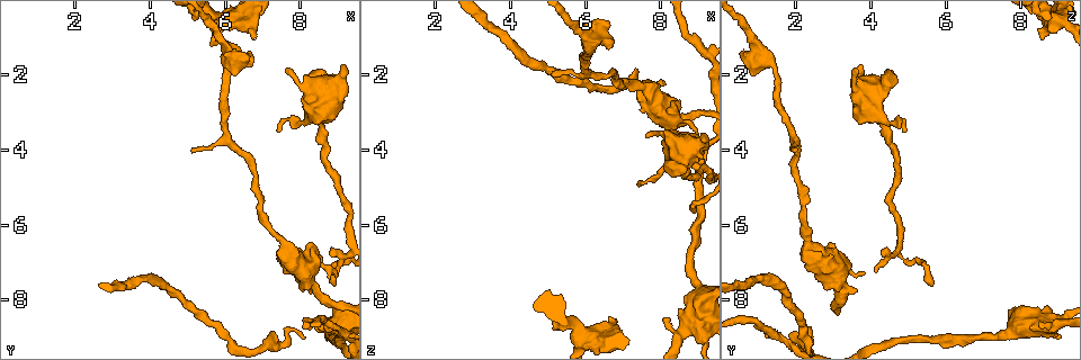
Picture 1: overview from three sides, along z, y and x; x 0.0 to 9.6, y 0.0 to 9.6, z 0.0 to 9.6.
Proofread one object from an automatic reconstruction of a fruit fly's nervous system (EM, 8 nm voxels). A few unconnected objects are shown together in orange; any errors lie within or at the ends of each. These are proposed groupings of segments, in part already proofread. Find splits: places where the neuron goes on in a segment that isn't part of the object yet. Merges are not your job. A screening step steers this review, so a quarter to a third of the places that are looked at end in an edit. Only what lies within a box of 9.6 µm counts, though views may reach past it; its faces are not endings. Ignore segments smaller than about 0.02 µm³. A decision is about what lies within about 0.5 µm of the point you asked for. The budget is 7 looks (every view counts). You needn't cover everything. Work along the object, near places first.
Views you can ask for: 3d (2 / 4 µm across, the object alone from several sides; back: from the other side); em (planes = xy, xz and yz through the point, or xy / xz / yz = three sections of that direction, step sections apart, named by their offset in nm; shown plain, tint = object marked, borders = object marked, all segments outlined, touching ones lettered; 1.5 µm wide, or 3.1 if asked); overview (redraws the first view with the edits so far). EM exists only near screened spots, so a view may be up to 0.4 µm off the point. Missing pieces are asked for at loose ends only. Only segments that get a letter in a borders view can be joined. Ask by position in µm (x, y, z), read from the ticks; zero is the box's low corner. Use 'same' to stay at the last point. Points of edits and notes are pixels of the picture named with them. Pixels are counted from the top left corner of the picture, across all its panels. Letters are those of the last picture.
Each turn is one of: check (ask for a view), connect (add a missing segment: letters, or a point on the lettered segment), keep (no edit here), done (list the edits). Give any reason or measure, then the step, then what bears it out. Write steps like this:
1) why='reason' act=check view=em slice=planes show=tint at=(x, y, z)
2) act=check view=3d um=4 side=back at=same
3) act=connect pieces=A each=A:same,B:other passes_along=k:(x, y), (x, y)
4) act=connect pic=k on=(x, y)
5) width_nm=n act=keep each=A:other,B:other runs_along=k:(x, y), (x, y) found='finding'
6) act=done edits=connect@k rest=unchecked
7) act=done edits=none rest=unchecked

why='thin end' act=check view=3d um=2 at=(7.35, 3.45, 4.90)

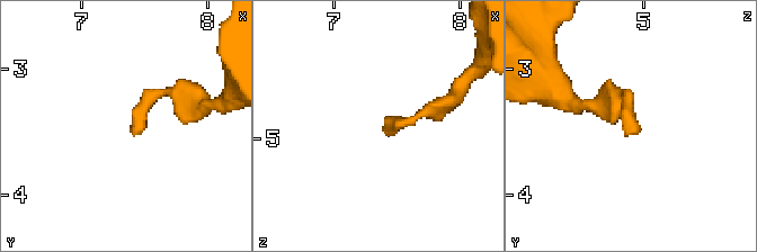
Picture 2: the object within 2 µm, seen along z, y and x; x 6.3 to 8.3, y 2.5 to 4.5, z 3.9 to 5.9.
act=check view=em slice=yz step=4 show=borders at=(7.36, 3.48, 4.90)

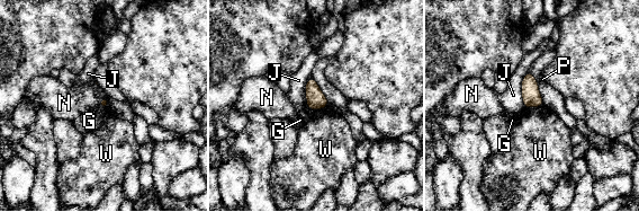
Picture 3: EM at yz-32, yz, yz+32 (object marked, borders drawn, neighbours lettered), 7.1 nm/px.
act=check view=em slice=planes show=borders at=same

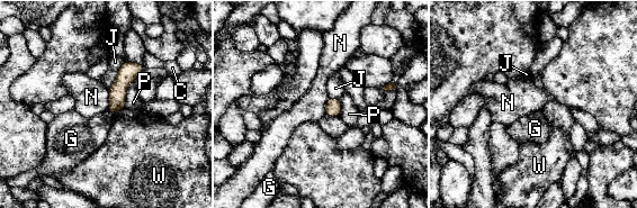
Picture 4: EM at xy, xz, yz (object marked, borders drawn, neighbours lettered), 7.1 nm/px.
width_nm=120 act=keep each=C:other,G:other,J:other,N:other,P:other,W:other border=4:(108, 90), (109, 111) found='none of them fits'

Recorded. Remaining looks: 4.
act=check view=3d um=4 at=(6.60, 1.35, 1.25)

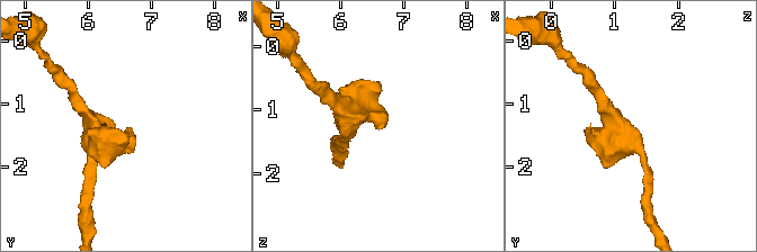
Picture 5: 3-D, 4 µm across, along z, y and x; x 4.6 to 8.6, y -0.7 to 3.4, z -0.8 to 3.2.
why='need the tissue' act=check view=em slice=xy step=8 show=borders at=(6.65, 1.40, 1.30)

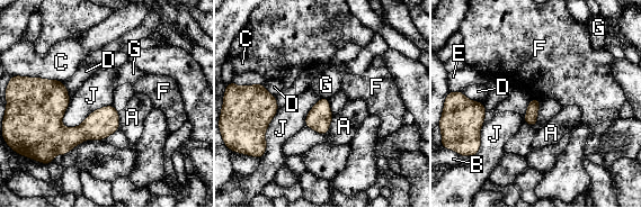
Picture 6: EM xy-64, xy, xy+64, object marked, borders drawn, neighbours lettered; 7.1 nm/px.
act=keep each=A:other,B:other,C:other,D:other,E:other,F:other,G:other,J:other border=6:(531, 98), (536, 98), (541, 101) found='none of them fits'

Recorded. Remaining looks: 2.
why='branch stops here' act=check view=3d um=4 at=(8.85, 6.85, 4.25)

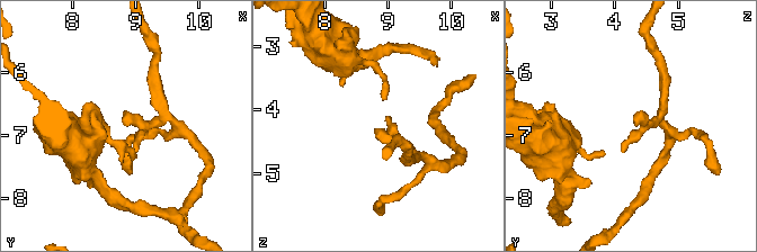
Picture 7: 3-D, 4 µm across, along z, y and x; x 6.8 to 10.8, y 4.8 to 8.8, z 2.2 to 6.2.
why='now the EM' act=check view=em slice=yz step=4 show=borders at=(8.80, 6.80, 4.30)

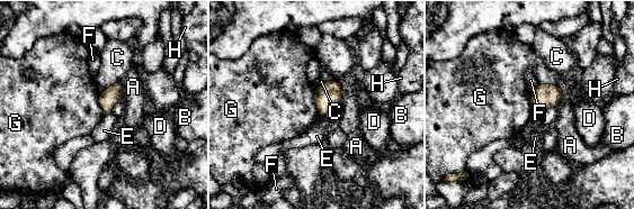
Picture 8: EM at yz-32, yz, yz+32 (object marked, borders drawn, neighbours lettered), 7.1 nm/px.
act=keep each=A:other,B:other,C:other,D:other,E:other,F:other,G:other,H:other border=8:(314, 89), (314, 103), (319, 115) found='no lettered segment goes on from it'

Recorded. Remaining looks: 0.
act=done edits=none rest=unchecked

